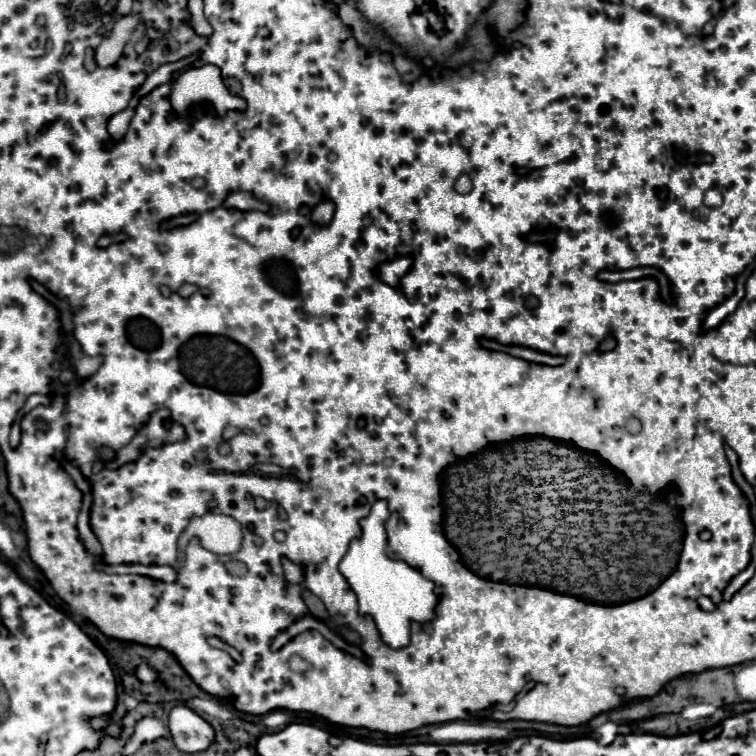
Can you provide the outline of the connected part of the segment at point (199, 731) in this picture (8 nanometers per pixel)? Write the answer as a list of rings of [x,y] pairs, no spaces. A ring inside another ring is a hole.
[[[176,705],[170,711],[167,726],[175,746],[184,753],[206,751],[214,741],[212,725],[186,705]]]

